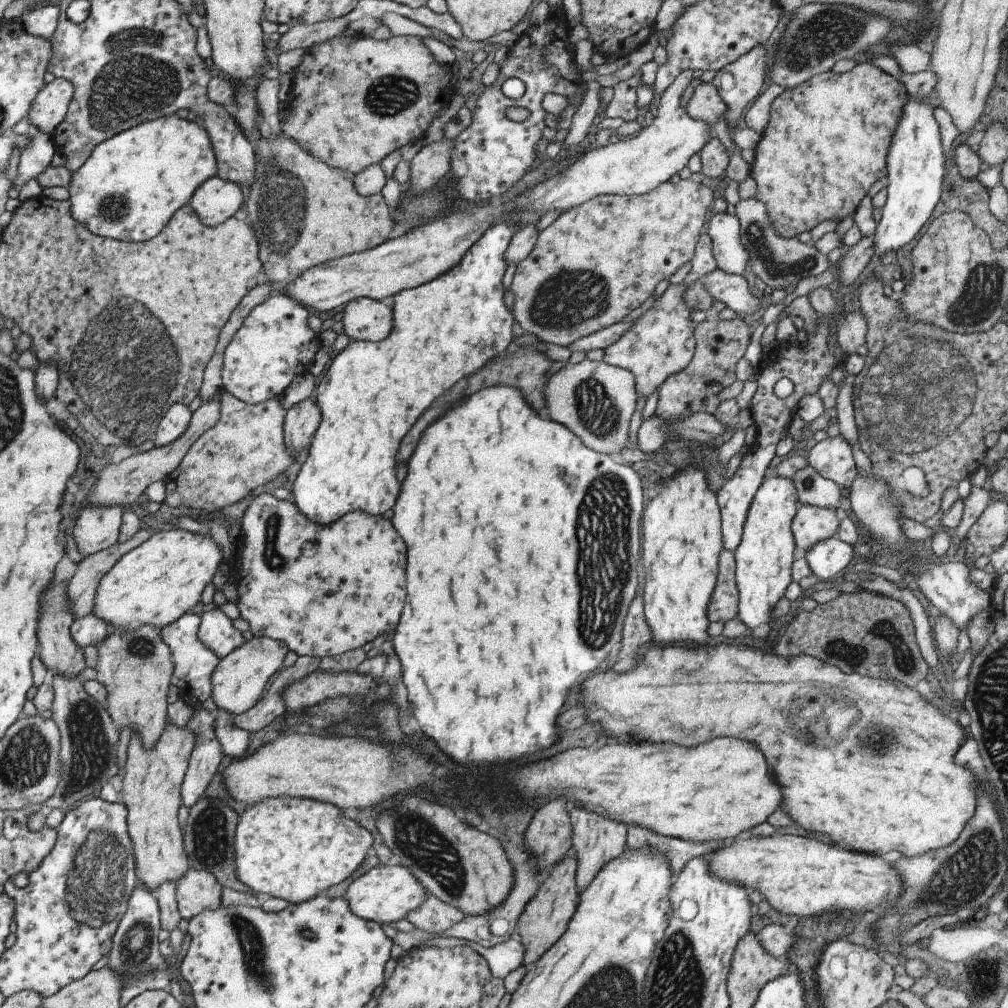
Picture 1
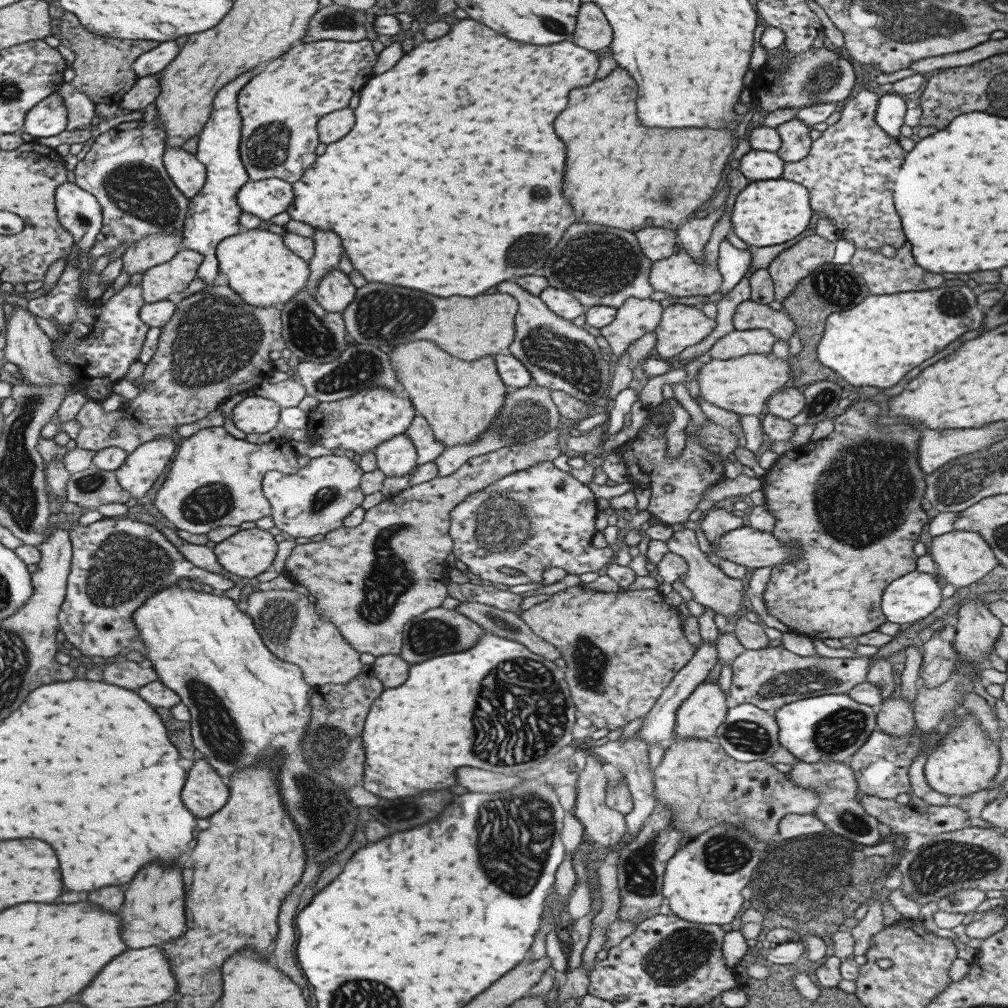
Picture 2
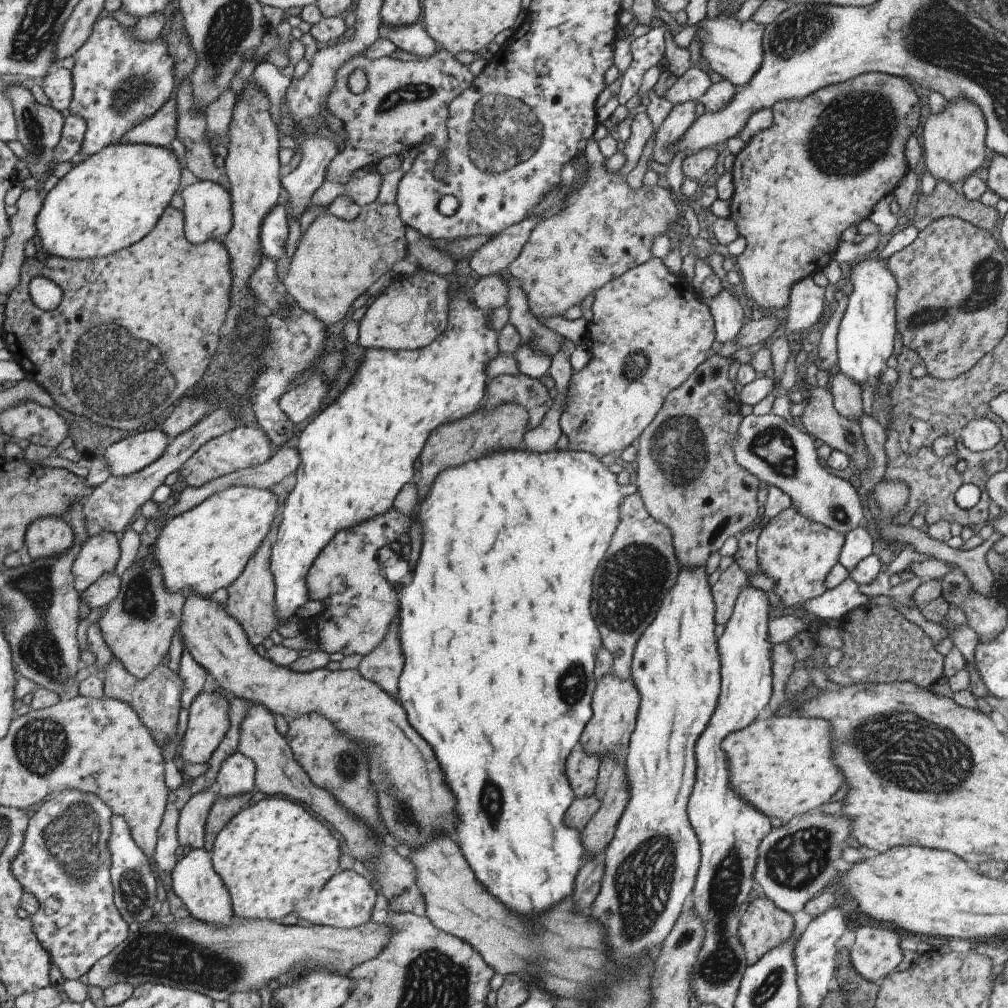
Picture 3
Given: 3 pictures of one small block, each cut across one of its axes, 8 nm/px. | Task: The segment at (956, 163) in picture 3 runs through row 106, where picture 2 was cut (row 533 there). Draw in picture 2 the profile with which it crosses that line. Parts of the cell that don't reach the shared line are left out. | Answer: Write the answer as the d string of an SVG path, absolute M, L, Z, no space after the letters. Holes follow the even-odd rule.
M954 529L946 534L931 537L927 542L928 551L937 566L936 574L942 576L956 588L965 587L980 580L999 564L990 545L977 532Z

